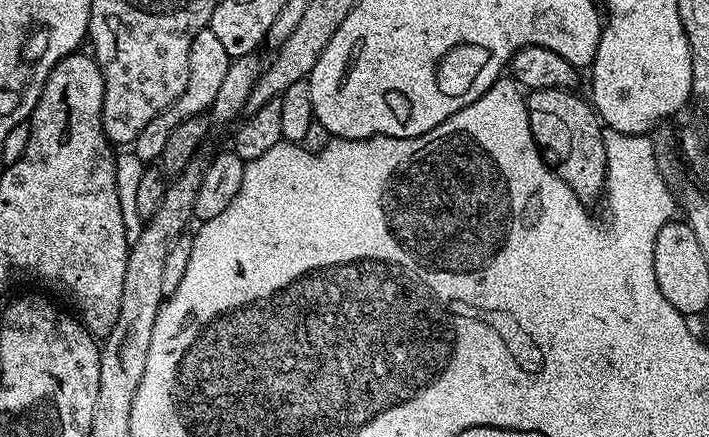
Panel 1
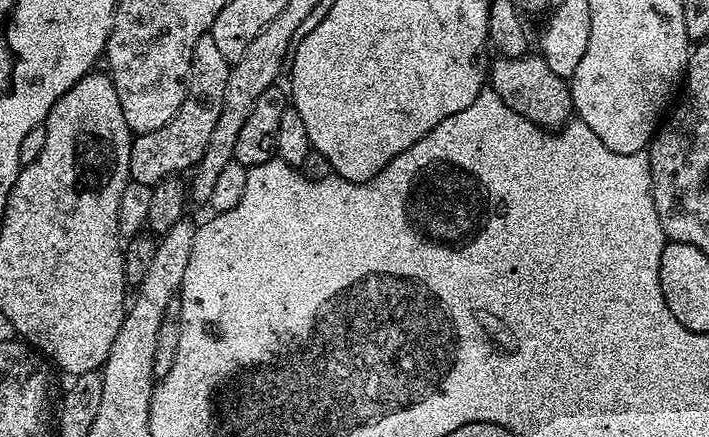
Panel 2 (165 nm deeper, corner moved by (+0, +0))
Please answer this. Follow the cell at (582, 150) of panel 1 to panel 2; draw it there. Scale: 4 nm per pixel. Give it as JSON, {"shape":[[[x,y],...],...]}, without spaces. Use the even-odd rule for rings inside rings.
{"shape":[[[529,54],[518,58],[502,56],[493,61],[492,68],[490,64],[490,87],[498,94],[498,98],[506,102],[506,106],[510,106],[510,110],[522,114],[522,118],[545,130],[559,130],[573,119],[574,109],[569,81],[565,77],[554,74],[554,70],[550,70],[550,66],[544,61],[543,55]]]}

